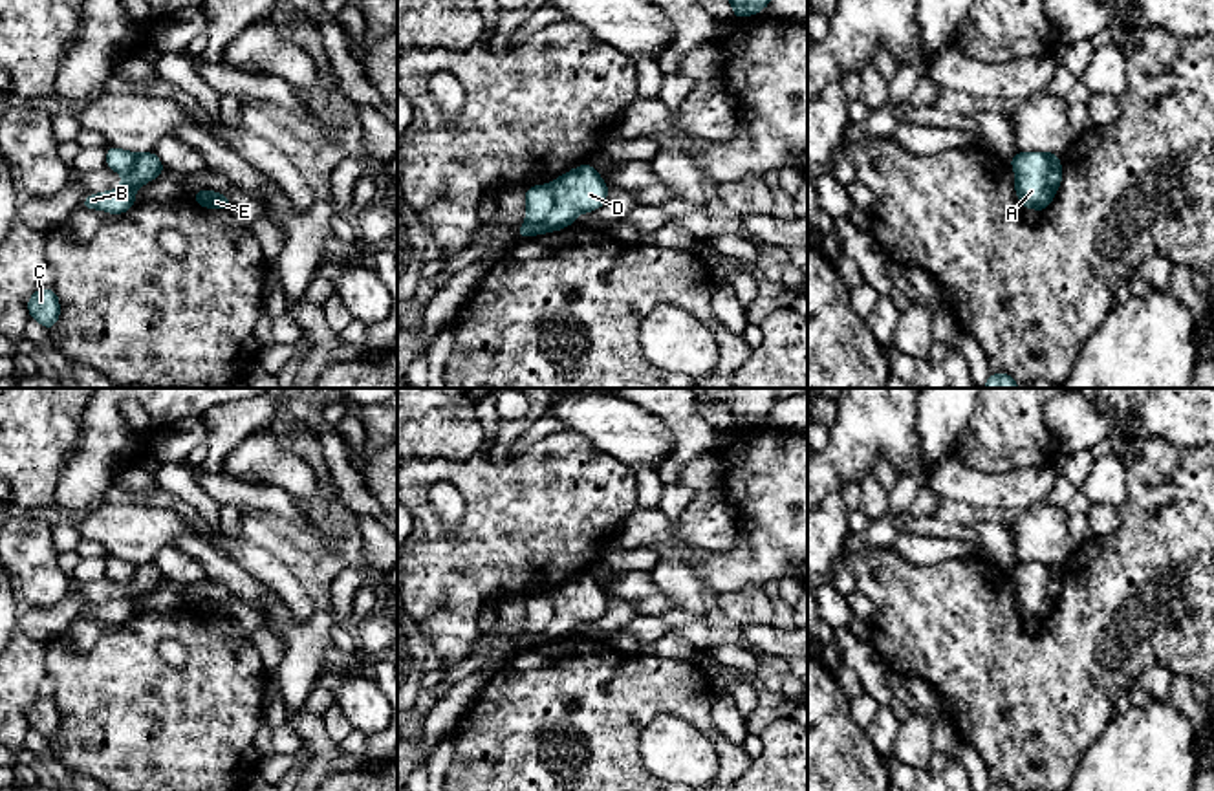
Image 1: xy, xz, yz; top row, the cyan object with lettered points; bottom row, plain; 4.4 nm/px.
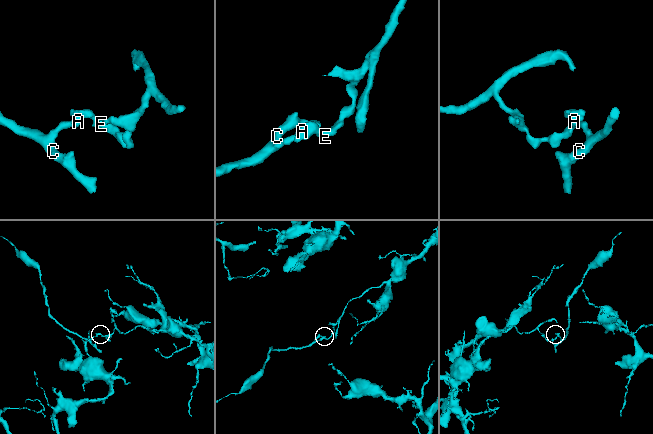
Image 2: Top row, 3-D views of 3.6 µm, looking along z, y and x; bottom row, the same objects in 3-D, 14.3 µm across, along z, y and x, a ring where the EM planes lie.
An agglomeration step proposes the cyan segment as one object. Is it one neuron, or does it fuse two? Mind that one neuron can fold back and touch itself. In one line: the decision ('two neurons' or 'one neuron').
two neurons

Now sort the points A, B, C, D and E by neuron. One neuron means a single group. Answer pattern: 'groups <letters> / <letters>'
groups A B C / D E

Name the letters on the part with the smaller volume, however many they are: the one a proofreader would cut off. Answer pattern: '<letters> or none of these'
A, B, C

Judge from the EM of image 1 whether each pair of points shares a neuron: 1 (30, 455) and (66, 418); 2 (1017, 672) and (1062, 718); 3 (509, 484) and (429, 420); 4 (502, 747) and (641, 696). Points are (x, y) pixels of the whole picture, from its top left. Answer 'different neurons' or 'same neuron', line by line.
1: same neuron
2: same neuron
3: different neurons
4: same neuron

